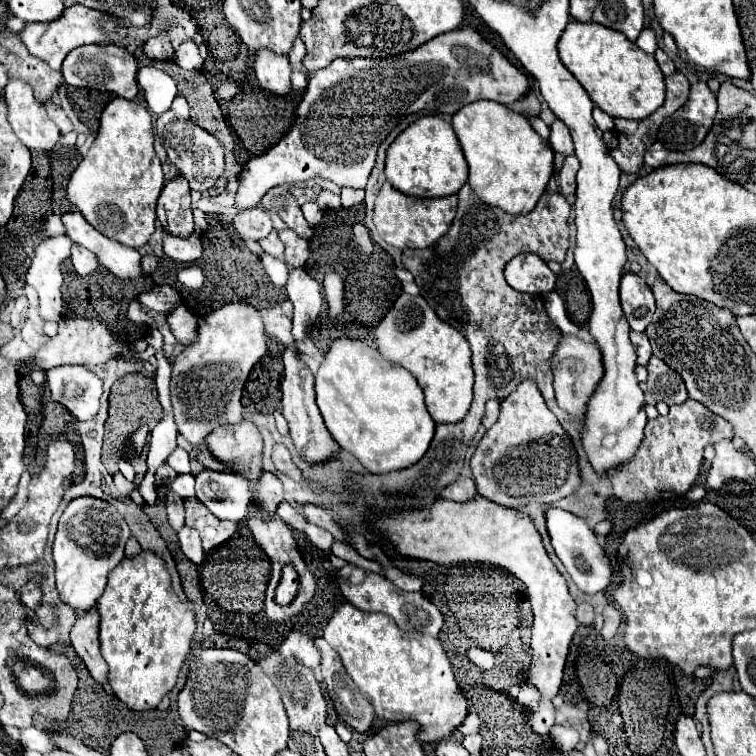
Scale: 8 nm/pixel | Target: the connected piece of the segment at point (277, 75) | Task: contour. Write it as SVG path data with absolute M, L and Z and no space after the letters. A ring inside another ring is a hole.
M262 47L256 51L254 71L262 89L278 93L278 95L286 95L290 91L292 67L290 67L288 55L278 55Z

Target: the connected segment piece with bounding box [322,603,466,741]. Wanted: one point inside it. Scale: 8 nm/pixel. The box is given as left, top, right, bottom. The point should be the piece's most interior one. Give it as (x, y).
(400, 674)

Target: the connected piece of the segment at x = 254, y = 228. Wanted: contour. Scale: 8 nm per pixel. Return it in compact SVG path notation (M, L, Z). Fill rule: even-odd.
M252 207L252 209L244 209L244 211L236 213L232 227L234 227L234 231L238 233L240 239L260 241L272 231L272 221L270 221L270 215L264 209Z

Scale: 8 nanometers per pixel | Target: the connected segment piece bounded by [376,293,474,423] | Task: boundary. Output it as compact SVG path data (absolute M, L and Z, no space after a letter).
M402 293L376 329L376 343L380 355L408 369L424 391L424 401L430 417L436 423L458 423L470 409L474 371L470 361L470 345L448 323L444 323L424 297Z

